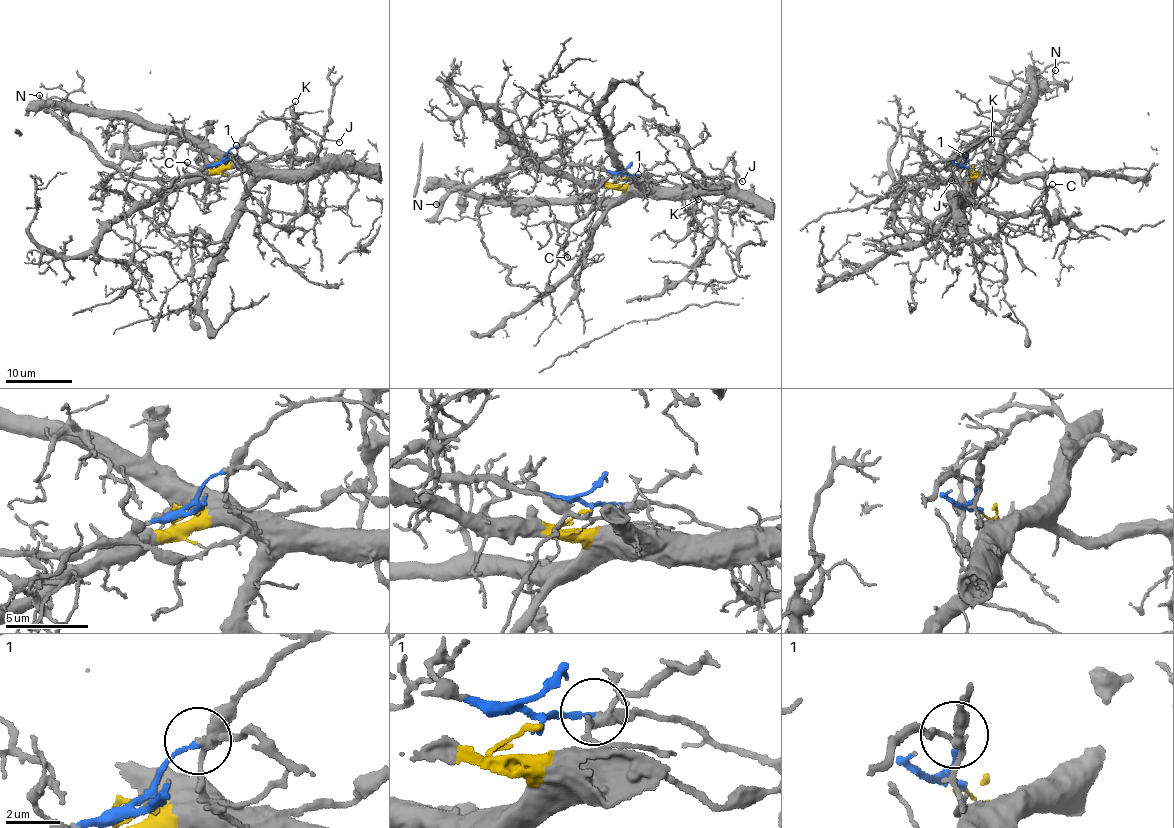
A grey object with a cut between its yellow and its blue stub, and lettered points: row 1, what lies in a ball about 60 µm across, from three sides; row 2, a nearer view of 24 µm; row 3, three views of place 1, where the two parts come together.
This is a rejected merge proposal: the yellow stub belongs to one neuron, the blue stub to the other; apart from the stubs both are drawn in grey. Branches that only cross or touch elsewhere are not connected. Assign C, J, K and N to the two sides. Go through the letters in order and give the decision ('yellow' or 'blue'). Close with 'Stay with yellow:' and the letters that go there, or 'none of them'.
C: blue
J: blue
K: blue
N: blue
Stay with yellow: none of them

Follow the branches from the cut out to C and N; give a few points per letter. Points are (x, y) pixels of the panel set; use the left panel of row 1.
C: (224, 163), (215, 162), (201, 172), (217, 184), (217, 199), (201, 210), (189, 191), (184, 171), (187, 161)
N: (224, 163), (221, 160), (184, 176), (135, 178), (102, 164), (89, 144), (71, 132), (46, 107), (39, 94)

